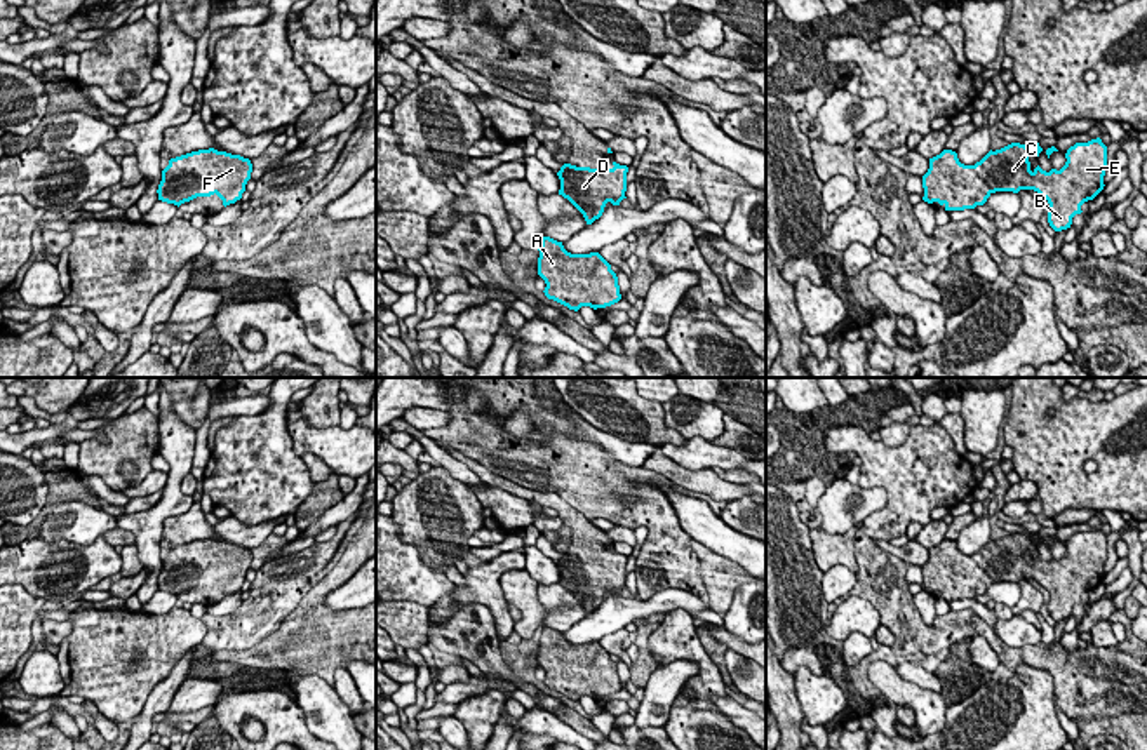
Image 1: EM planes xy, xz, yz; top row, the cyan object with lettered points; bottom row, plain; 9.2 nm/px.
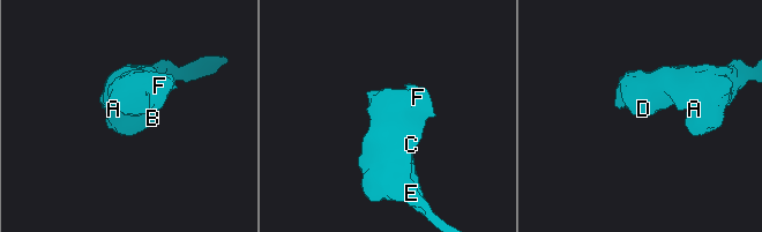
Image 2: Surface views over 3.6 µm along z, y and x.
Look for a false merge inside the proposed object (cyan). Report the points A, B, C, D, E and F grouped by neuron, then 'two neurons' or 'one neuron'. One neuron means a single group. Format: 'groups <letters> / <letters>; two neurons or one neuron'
groups A B C D E F; one neuron

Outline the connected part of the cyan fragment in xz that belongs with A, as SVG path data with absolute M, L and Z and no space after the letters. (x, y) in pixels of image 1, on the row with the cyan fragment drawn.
M541 238L538 275L545 280L545 296L569 310L606 308L621 299L618 277L599 254L571 254L562 242Z

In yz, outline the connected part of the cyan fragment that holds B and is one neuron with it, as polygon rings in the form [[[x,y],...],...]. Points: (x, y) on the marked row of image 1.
[[[1100,137],[1076,143],[1065,153],[1065,165],[1050,172],[1039,165],[1032,171],[1029,155],[1043,151],[1034,143],[1029,146],[1011,143],[989,151],[975,165],[959,162],[957,153],[943,150],[929,158],[922,176],[928,204],[938,202],[945,211],[964,211],[983,205],[996,191],[1034,190],[1050,204],[1048,223],[1055,231],[1070,228],[1072,218],[1081,214],[1081,205],[1103,190],[1107,171],[1107,146]]]

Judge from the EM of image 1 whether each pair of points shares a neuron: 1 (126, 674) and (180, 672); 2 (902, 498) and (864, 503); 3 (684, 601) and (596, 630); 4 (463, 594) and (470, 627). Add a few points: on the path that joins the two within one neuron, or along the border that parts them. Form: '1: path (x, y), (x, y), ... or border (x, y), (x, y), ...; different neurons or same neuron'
1: border (194, 646), (157, 684), (145, 705); different neurons
2: border (883, 486), (886, 503), (860, 522); different neurons
3: path (662, 602), (641, 609), (618, 611); same neuron
4: border (489, 608), (463, 602), (442, 622), (429, 620); different neurons

